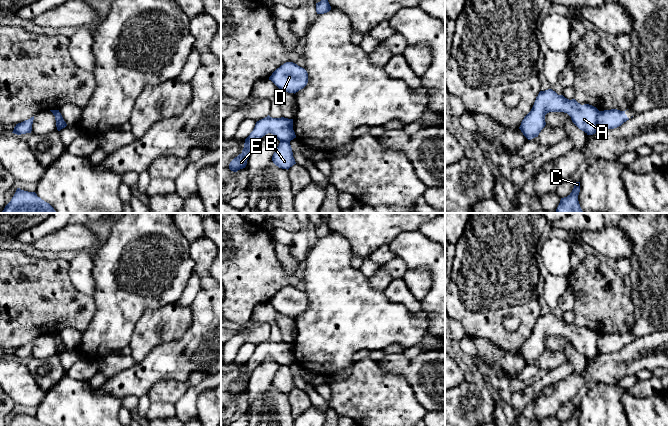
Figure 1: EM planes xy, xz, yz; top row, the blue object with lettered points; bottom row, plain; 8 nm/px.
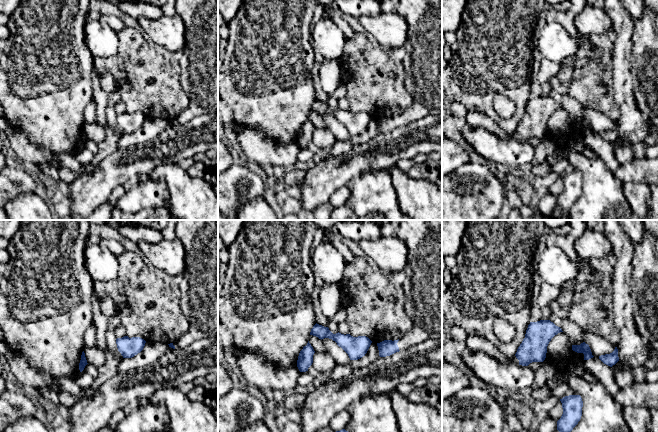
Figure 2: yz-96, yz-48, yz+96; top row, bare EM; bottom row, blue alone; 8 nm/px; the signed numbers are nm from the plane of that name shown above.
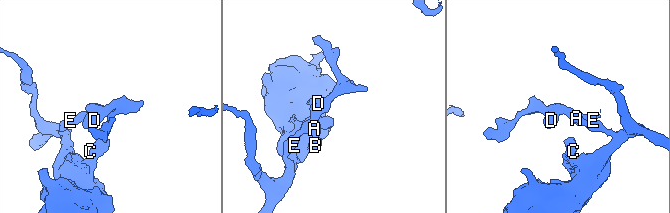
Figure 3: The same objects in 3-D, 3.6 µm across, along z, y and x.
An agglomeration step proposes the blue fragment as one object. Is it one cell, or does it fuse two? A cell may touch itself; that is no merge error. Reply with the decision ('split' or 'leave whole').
split

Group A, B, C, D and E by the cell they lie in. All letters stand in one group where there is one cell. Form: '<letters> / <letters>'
A C D E / B

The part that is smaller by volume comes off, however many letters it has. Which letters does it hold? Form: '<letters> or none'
B

